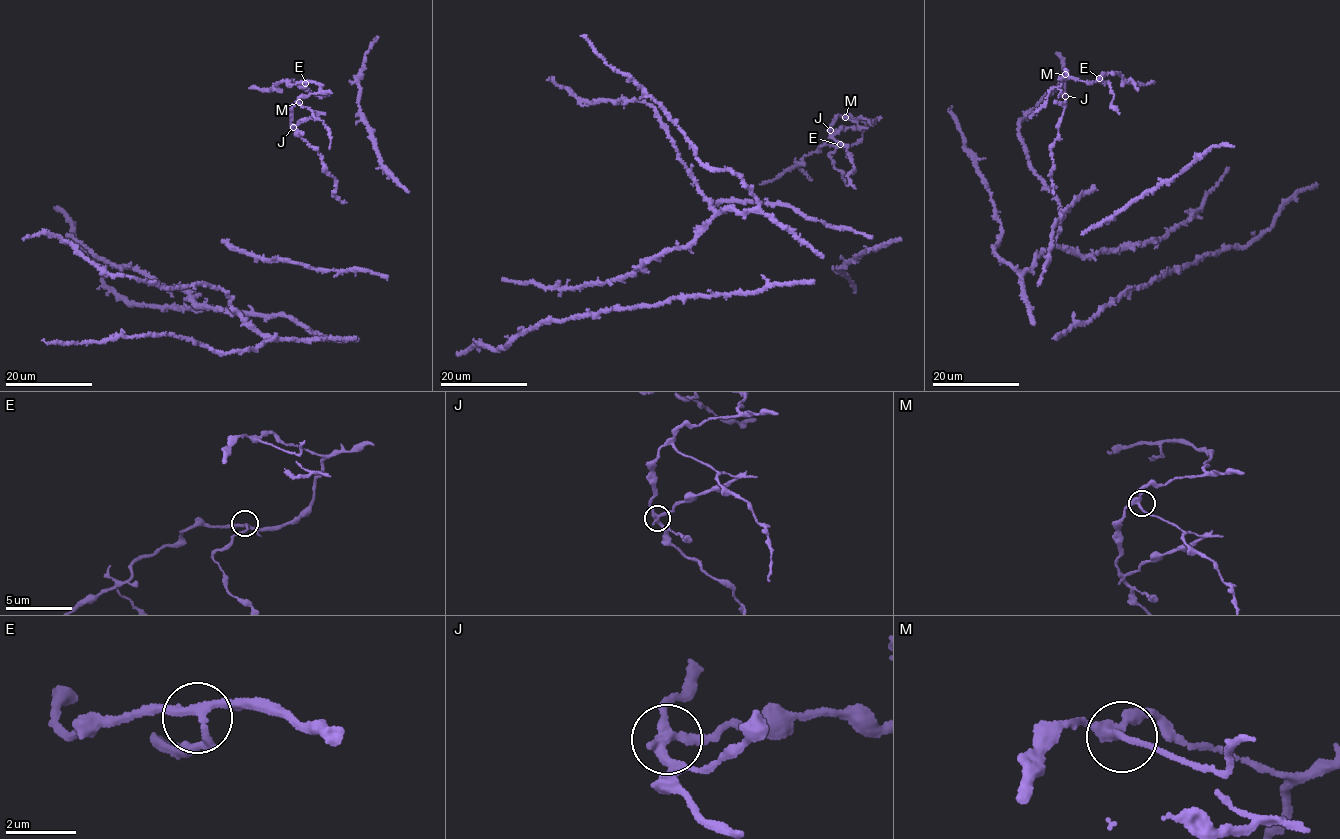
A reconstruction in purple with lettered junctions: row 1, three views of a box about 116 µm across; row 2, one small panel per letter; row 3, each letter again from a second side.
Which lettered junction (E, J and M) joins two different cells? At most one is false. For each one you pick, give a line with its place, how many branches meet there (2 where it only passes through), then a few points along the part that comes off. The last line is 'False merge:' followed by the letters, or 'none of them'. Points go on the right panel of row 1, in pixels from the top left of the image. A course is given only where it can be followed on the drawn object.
J: place (1065, 96); branches 3
False merge: J

